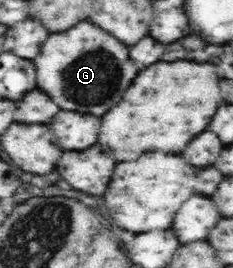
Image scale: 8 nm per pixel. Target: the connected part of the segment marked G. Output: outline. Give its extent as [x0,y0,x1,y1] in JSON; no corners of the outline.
[34,22,138,116]

